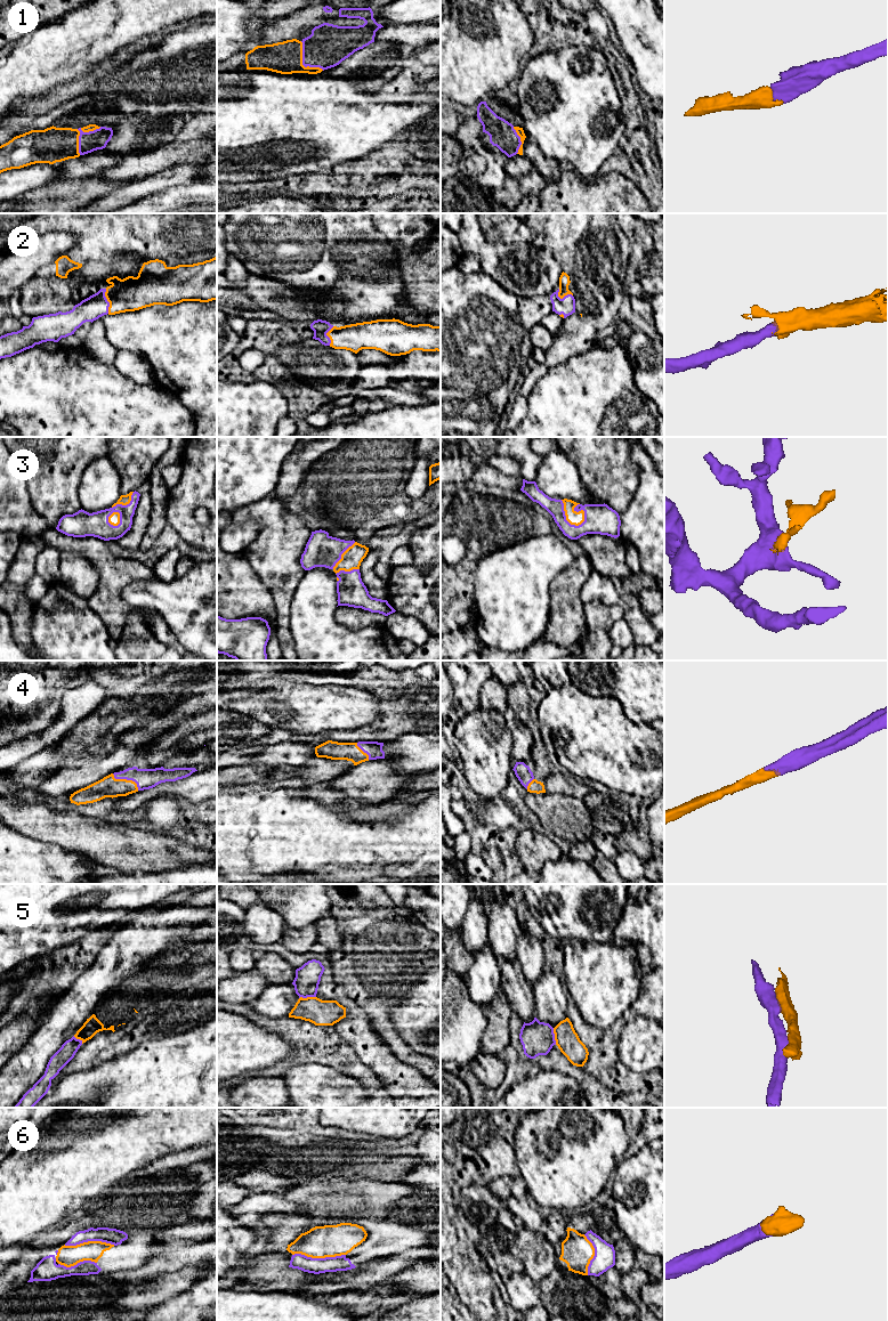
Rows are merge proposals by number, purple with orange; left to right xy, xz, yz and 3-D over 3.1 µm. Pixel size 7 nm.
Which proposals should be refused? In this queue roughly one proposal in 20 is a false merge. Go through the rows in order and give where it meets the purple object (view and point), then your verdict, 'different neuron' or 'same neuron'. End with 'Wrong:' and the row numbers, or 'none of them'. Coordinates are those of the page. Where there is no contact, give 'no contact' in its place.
1: xy (80, 132) | same neuron
2: xy (107, 301) | same neuron
3: yz (565, 517) | same neuron
4: xy (127, 779) | same neuron
5: xz (307, 996) | different neuron
6: xz (319, 1258) | same neuron
Wrong: 5

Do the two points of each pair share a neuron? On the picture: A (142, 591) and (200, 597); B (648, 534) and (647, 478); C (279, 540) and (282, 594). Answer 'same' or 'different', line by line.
A: same
B: same
C: same

